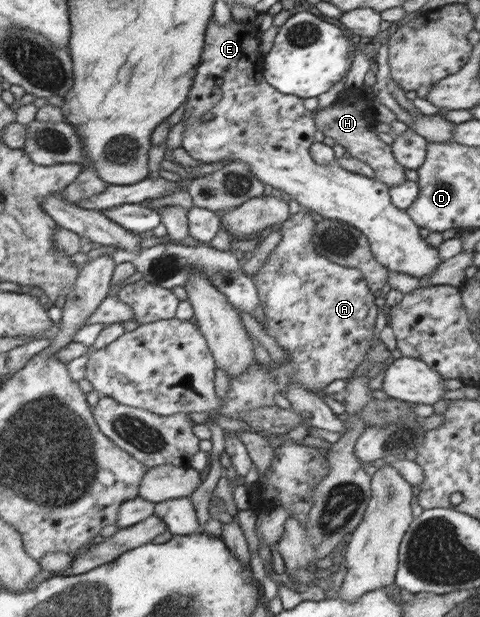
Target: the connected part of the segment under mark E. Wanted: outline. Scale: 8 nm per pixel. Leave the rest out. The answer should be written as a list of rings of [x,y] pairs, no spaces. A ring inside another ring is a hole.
[[[231,17],[228,26],[218,25],[212,20],[208,22],[204,34],[204,50],[200,52],[194,84],[190,85],[182,115],[186,118],[186,129],[182,133],[181,147],[193,159],[202,163],[210,164],[219,160],[226,160],[226,163],[243,162],[268,192],[282,191],[295,200],[301,209],[311,210],[326,219],[345,222],[363,233],[368,238],[369,248],[379,264],[385,265],[391,271],[413,276],[417,280],[429,276],[441,264],[438,251],[418,235],[418,226],[414,220],[404,210],[394,206],[389,197],[388,187],[370,177],[348,172],[335,163],[318,165],[313,161],[309,155],[309,148],[314,140],[312,134],[316,122],[312,122],[312,114],[304,110],[302,97],[280,93],[262,78],[261,33],[260,29],[248,20],[235,20]],[[207,112],[210,113],[210,118],[202,118]]]

